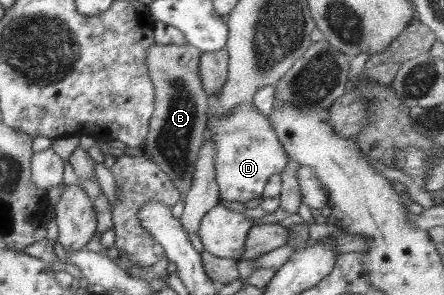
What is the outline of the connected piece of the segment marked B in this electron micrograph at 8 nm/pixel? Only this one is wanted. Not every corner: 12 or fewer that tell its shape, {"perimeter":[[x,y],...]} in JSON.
{"perimeter":[[200,49],[149,50],[145,152],[184,194],[205,143]]}

